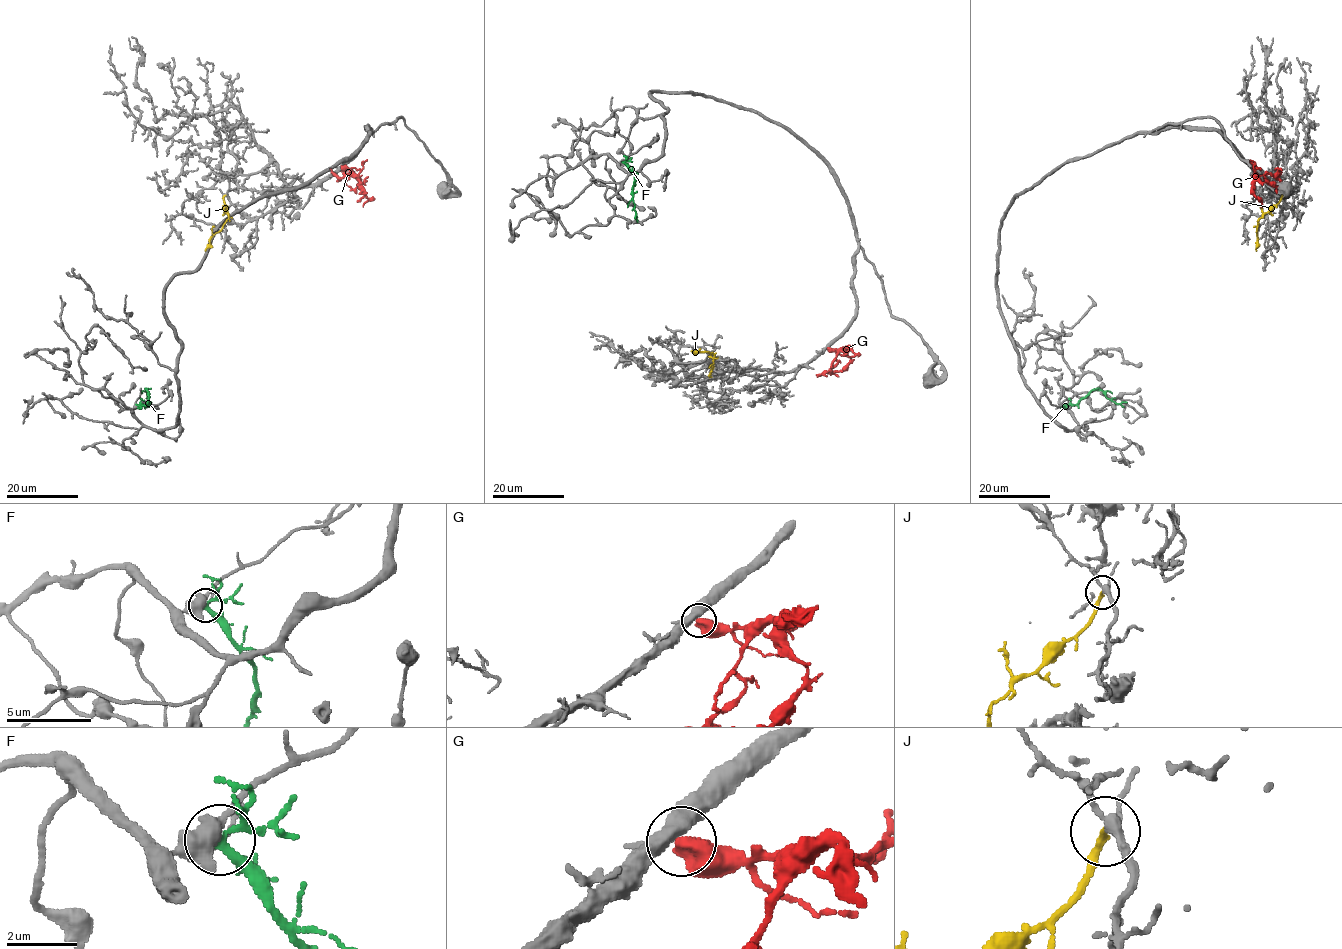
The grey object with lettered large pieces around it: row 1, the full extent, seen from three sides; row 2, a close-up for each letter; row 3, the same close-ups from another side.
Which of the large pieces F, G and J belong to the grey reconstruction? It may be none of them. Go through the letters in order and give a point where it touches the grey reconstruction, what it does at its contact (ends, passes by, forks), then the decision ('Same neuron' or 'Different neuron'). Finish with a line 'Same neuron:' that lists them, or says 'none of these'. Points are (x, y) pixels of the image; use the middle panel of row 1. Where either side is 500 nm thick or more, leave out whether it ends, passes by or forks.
F: Touches grey at (624, 162). It forks there. Different neuron
G: Touches grey at (828, 348). Different neuron
J: Touches grey at (710, 377). It ends there. Same neuron
Same neuron: J

